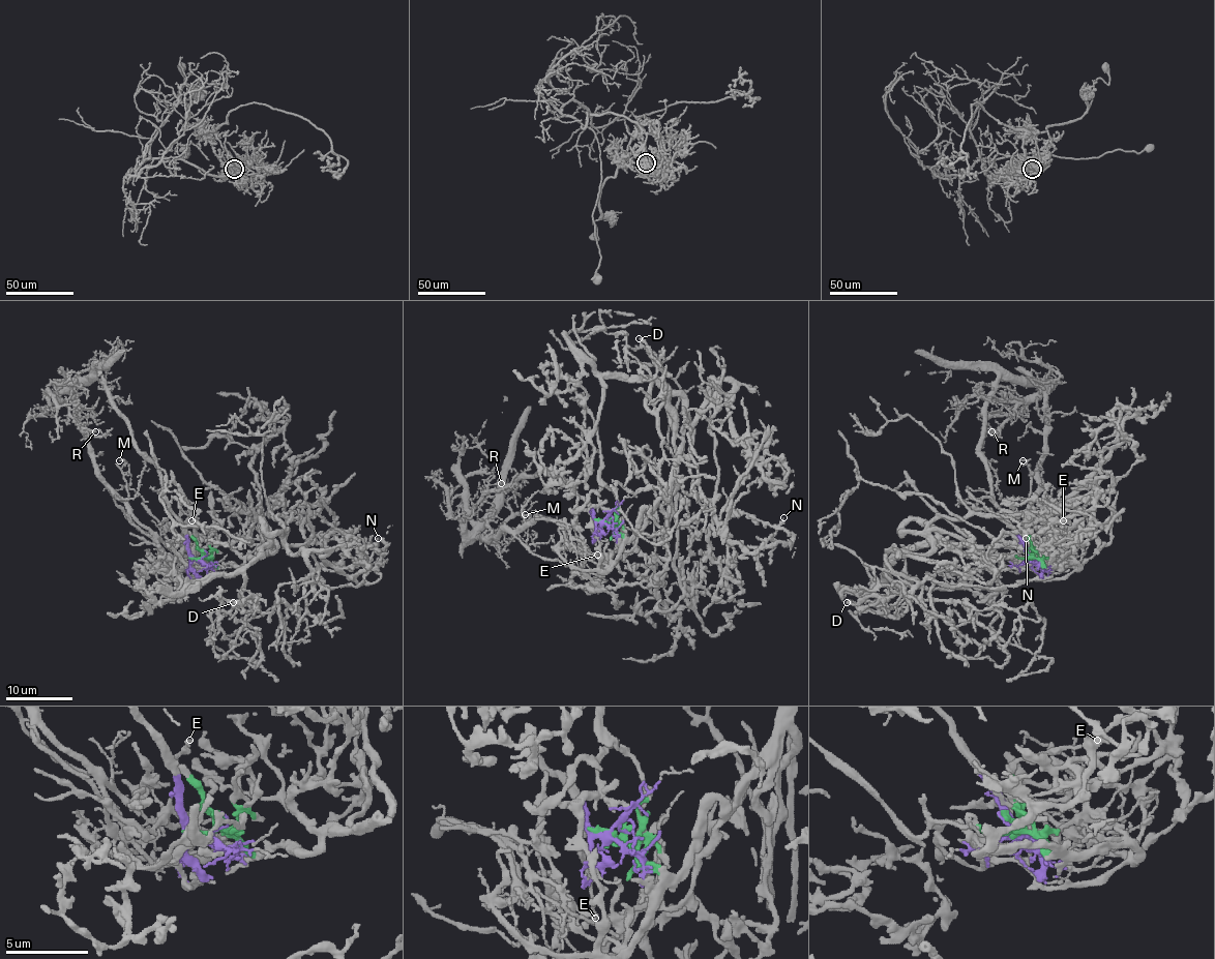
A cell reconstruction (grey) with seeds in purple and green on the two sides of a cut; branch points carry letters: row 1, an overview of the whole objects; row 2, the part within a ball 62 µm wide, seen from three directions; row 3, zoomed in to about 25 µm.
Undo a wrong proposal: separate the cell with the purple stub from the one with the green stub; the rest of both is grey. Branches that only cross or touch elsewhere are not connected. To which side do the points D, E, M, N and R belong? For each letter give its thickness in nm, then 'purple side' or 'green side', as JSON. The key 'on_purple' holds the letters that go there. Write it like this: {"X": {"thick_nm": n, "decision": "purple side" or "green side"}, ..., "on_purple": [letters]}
{"D": {"thick_nm": 320, "decision": "green side"}, "E": {"thick_nm": 140, "decision": "green side"}, "M": {"thick_nm": 100, "decision": "purple side"}, "N": {"thick_nm": 200, "decision": "green side"}, "R": {"thick_nm": 110, "decision": "purple side"}, "on_purple": ["M", "R"]}

